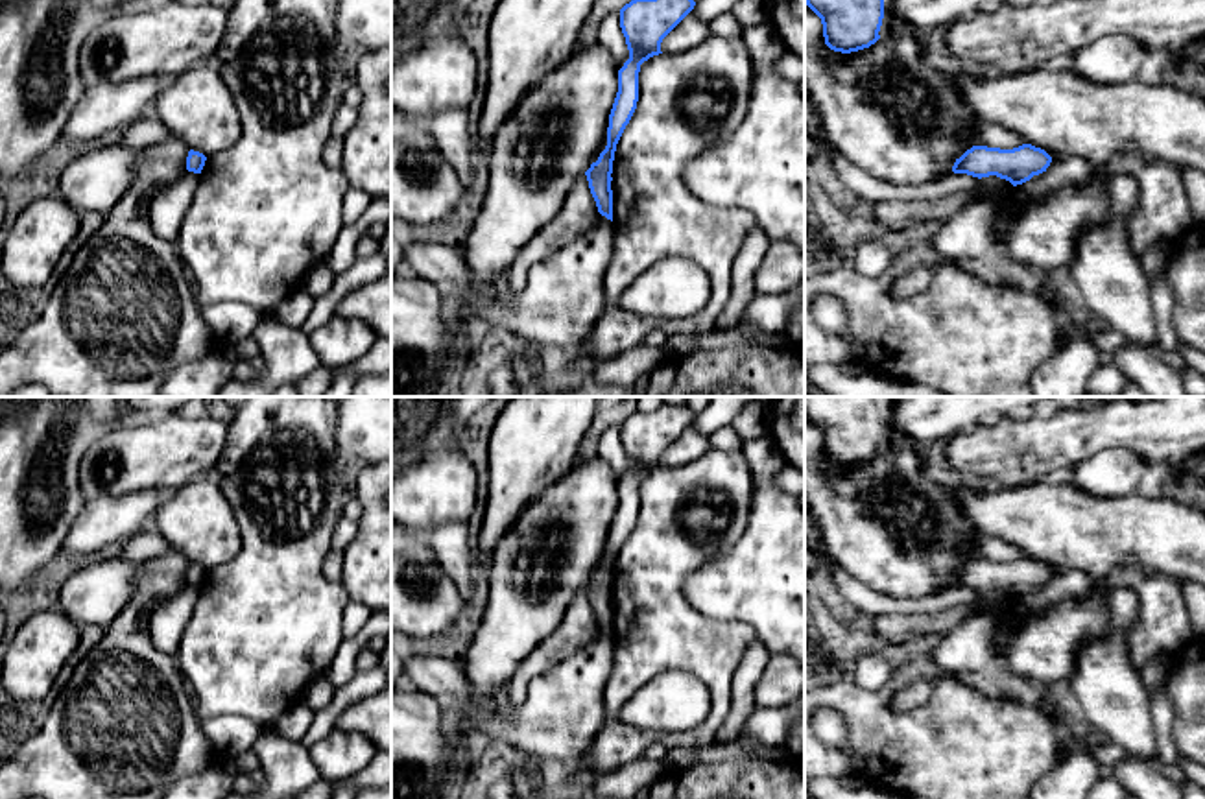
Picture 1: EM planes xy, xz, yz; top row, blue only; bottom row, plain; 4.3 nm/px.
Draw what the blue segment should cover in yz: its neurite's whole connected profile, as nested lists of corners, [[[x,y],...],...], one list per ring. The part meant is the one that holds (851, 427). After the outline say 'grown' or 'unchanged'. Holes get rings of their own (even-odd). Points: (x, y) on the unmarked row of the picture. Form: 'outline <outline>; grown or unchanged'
outline [[[805,397],[805,417],[821,432],[834,465],[858,465],[880,452],[884,411],[877,397]]]; unchanged

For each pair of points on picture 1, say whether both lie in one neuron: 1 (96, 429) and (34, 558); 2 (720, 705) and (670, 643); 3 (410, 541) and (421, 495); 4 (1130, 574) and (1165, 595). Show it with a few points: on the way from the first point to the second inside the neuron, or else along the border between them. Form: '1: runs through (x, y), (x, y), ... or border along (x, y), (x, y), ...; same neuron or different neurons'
1: runs through (69, 458), (67, 512), (58, 524); same neuron
2: runs through (720, 689), (687, 652); same neuron
3: border along (410, 526), (427, 534); different neurons
4: runs through (1139, 580), (1156, 593); same neuron

